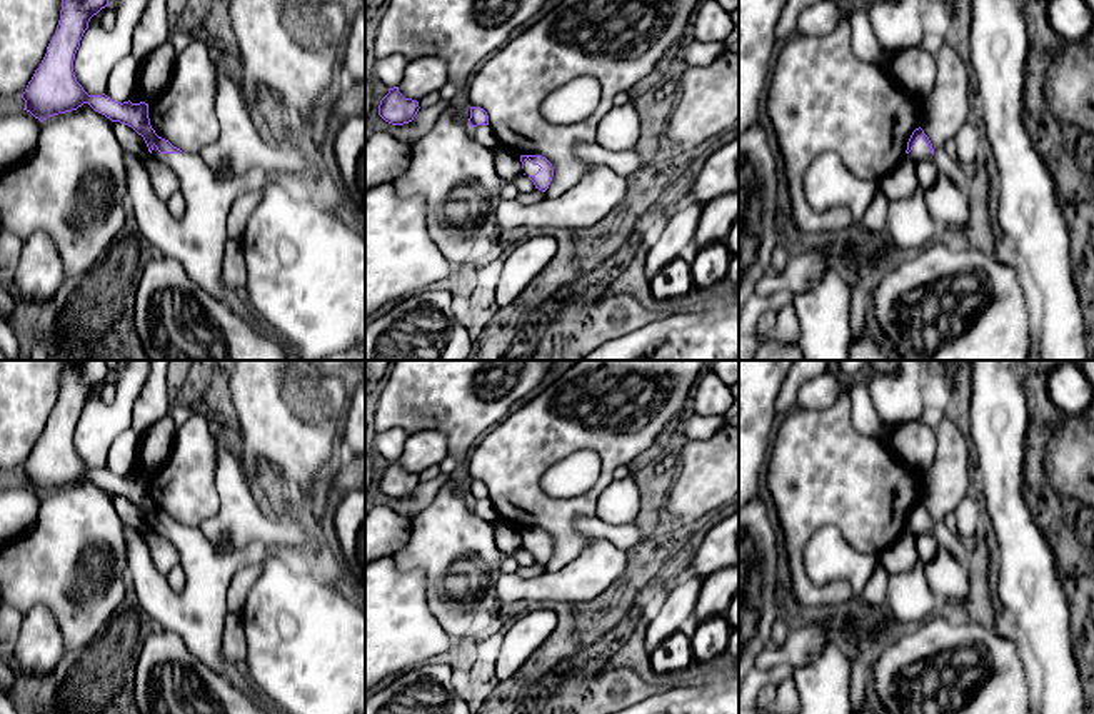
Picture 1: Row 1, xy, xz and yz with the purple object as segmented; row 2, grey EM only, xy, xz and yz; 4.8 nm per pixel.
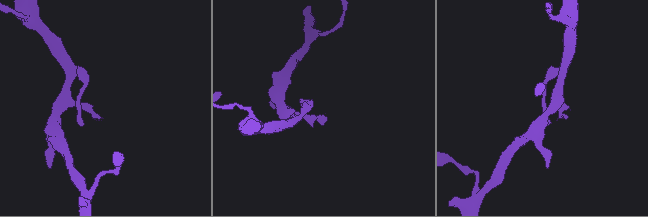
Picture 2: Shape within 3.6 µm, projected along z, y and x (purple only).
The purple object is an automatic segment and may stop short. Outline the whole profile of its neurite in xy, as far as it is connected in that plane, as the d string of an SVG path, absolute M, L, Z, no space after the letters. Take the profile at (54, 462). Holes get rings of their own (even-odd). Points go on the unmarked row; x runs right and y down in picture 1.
M67 360L62 372L60 394L52 410L47 427L28 455L22 472L25 482L40 495L48 490L77 484L88 477L95 485L112 495L132 500L143 510L148 525L180 527L168 514L158 510L150 499L148 477L115 475L105 467L88 469L77 455L73 445L75 427L88 402L88 395L102 382L108 380L105 360Z

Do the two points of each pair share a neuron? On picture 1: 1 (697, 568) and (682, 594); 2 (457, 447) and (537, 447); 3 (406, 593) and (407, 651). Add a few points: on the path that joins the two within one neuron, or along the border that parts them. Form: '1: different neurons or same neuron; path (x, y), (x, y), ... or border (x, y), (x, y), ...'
1: different neurons; border (686, 573), (696, 574), (701, 579)
2: different neurons; border (501, 421), (469, 452), (467, 472), (471, 479)
3: same neuron; path (406, 608), (406, 636)

